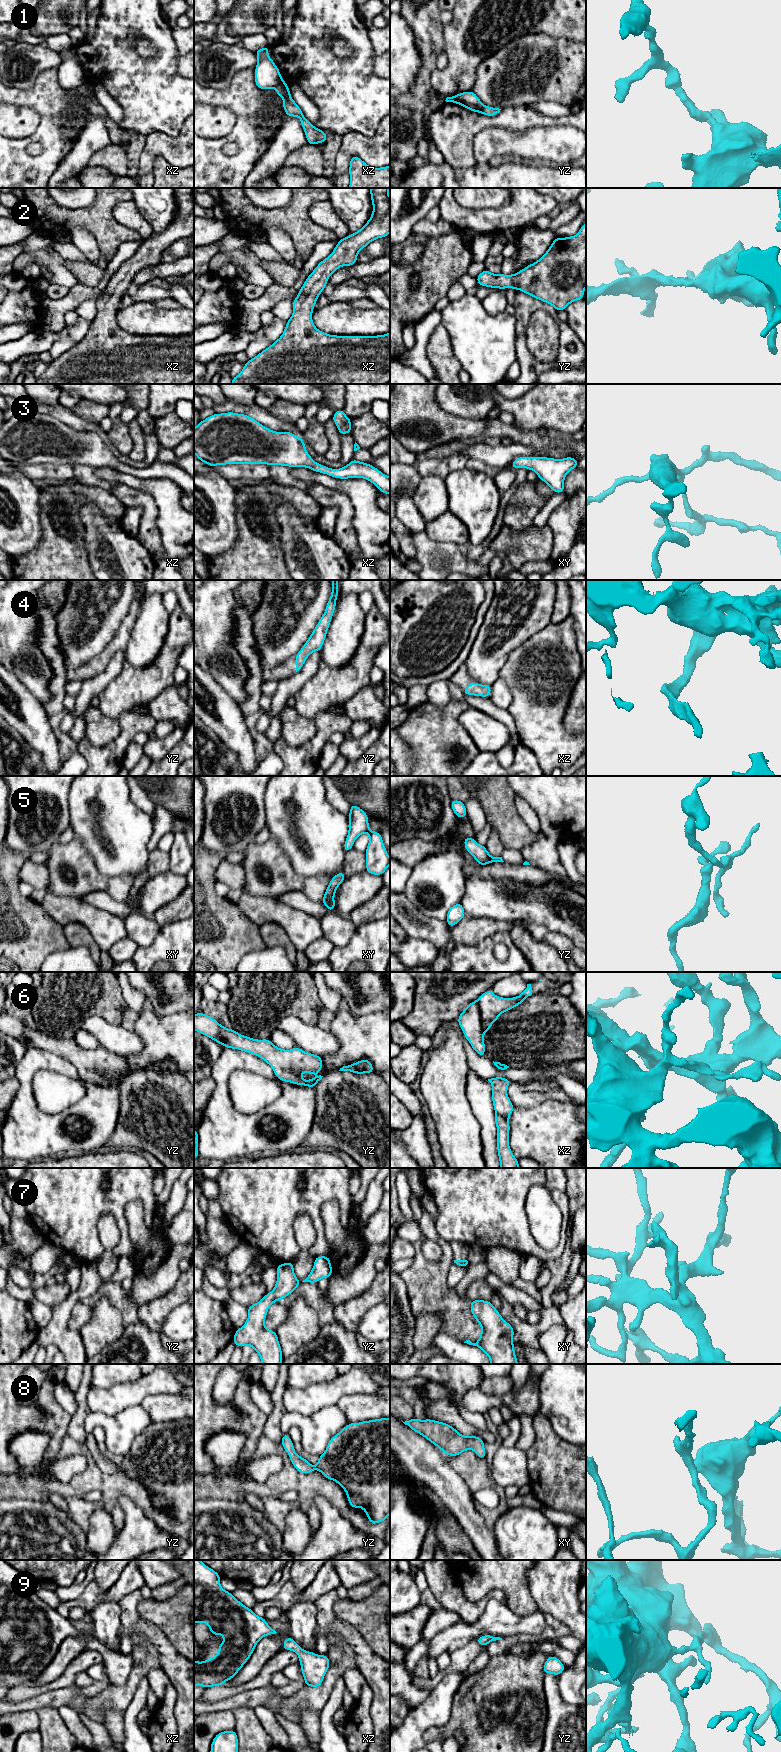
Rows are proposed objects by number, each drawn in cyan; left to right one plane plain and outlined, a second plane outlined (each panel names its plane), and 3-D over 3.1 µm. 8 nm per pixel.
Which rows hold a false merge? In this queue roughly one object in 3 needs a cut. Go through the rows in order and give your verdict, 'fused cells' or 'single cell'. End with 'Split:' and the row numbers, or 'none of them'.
1: fused cells
2: single cell
3: single cell
4: single cell
5: single cell
6: single cell
7: single cell
8: single cell
9: single cell
Split: 1

